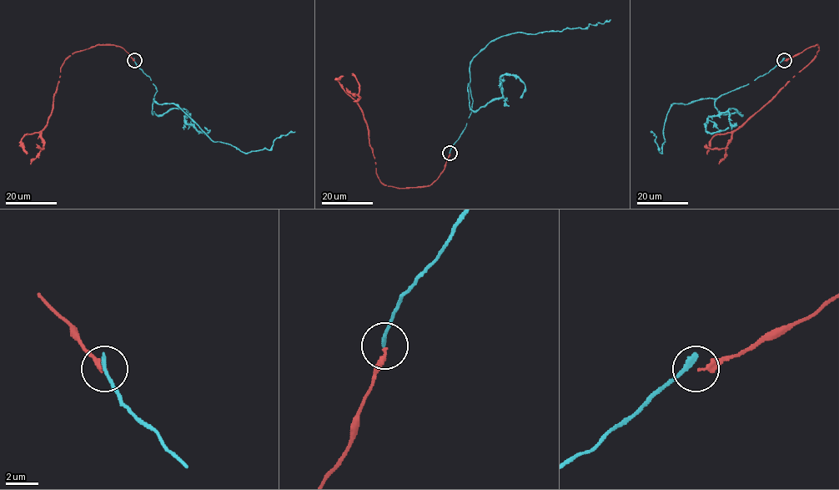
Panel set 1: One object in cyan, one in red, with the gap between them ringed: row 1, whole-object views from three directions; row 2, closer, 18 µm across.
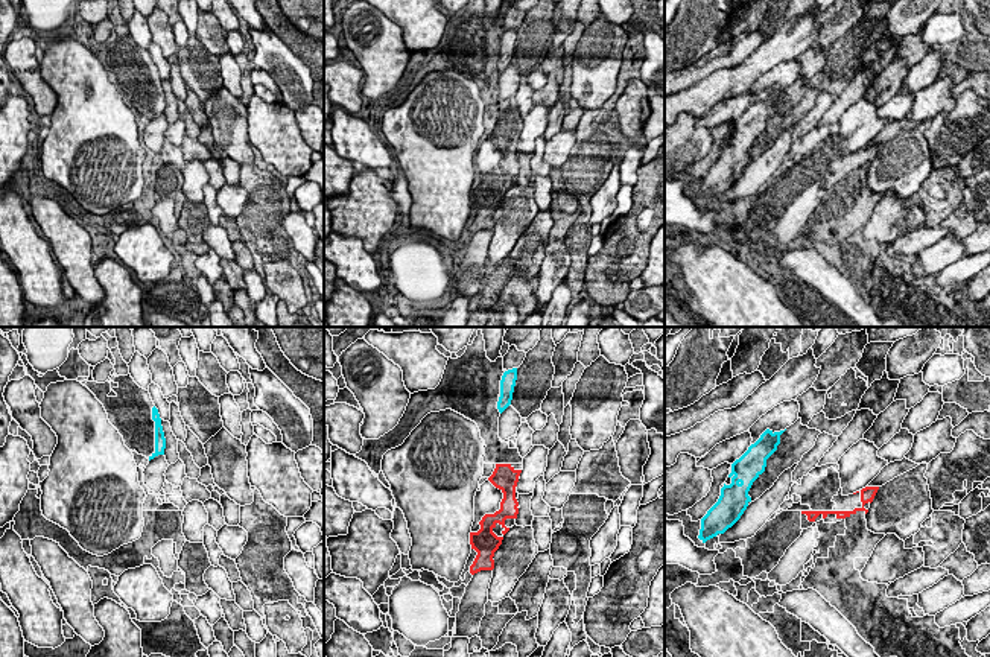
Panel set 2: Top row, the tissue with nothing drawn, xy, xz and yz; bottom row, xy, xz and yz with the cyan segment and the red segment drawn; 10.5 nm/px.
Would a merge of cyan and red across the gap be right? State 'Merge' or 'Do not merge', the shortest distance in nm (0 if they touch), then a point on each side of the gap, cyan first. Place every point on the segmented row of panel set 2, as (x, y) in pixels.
Do not merge. Distance 550 nm. Across: xz (501, 412), (501, 464)

